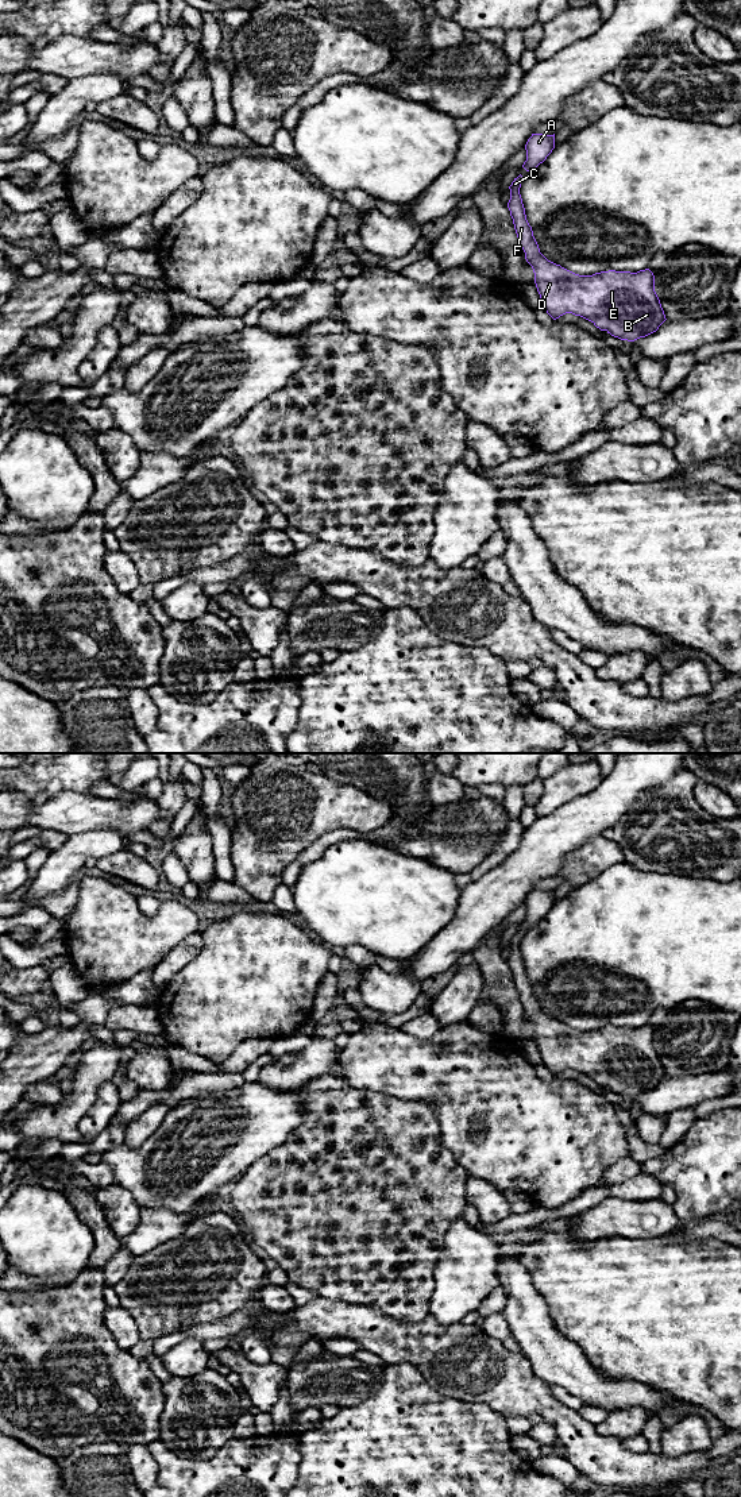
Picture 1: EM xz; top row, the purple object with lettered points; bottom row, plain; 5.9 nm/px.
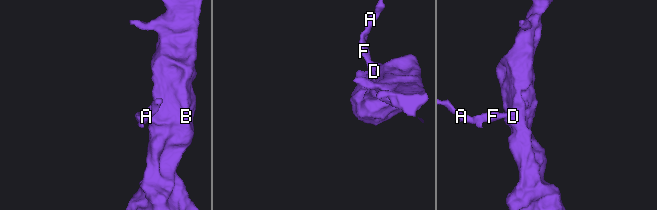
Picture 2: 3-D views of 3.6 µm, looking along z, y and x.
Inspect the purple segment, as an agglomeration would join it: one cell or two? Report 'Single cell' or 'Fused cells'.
Single cell

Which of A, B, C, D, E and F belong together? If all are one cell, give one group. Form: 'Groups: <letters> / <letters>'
Groups: A B C D E F

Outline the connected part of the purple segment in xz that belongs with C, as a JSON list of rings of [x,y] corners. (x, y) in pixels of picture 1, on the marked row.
[[[520,174],[509,186],[510,200],[507,208],[518,242],[525,252],[525,259],[533,269],[534,283],[547,313],[553,320],[566,313],[580,316],[591,321],[601,331],[606,331],[611,336],[628,342],[634,342],[656,332],[667,319],[655,292],[653,273],[645,269],[637,273],[609,270],[593,275],[579,275],[548,261],[540,252],[532,227],[526,220],[520,194],[522,178],[524,177]]]

